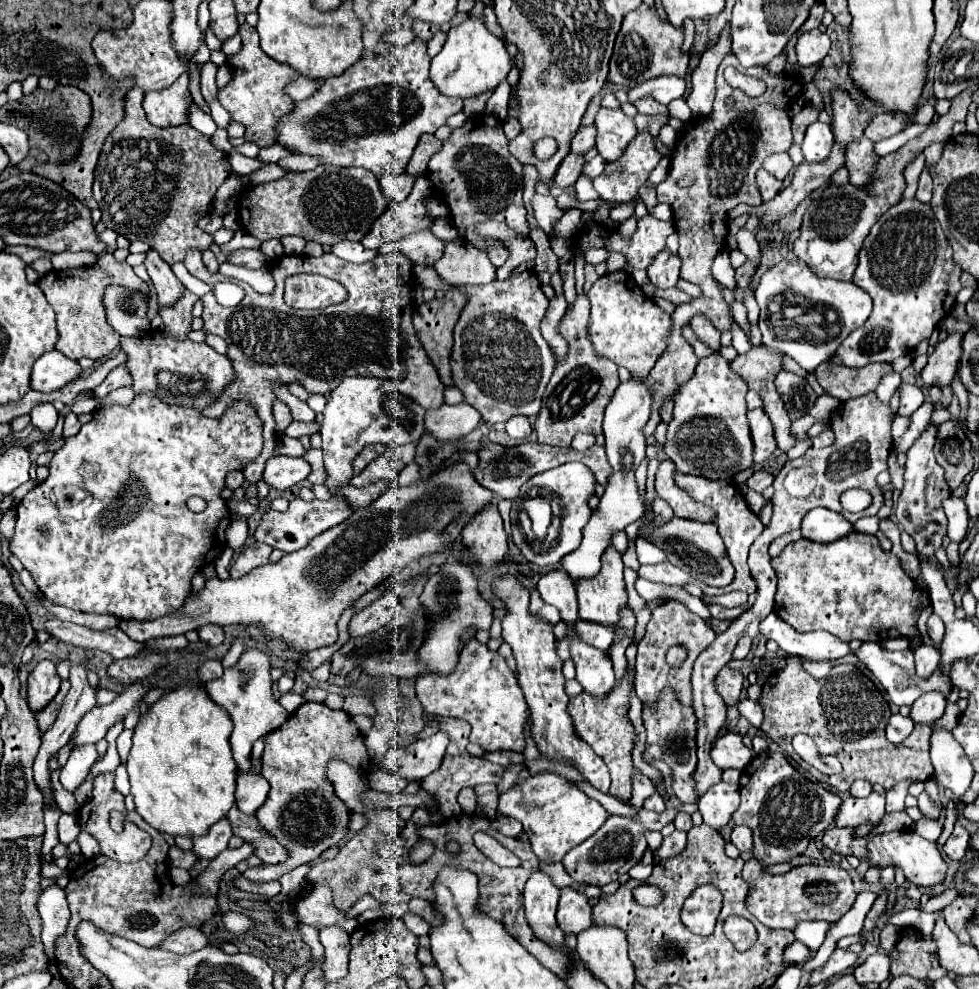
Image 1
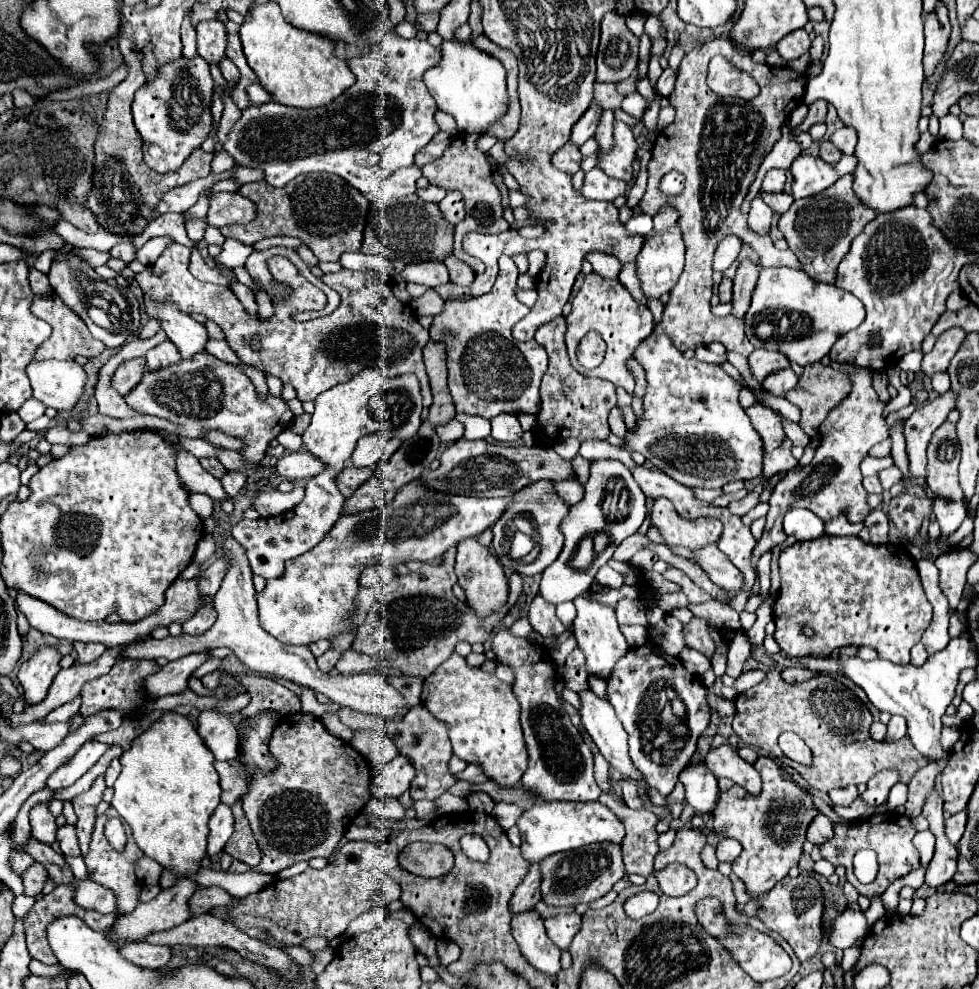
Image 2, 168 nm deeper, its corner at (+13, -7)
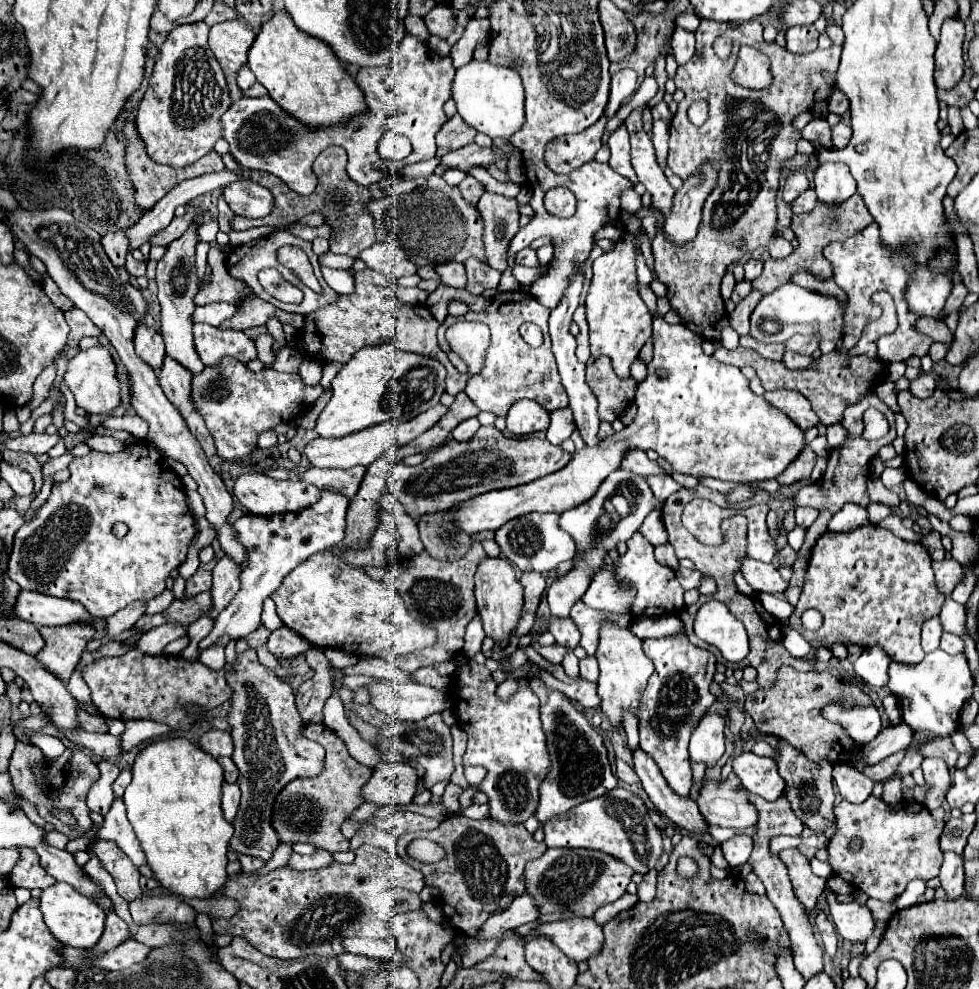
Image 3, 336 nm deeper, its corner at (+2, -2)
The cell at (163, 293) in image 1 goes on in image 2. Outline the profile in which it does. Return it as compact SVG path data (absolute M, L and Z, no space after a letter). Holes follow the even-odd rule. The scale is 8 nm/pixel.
M146 300L146 312L150 318L156 318L162 322L162 330L166 330L168 338L178 348L182 358L190 358L206 350L206 342L210 340L210 336L204 324L198 324L188 314L168 304L158 306Z

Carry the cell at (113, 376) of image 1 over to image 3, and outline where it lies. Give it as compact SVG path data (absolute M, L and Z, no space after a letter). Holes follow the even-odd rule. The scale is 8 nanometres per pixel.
M137 325L137 335L135 335L135 353L155 371L161 369L163 359L165 359L165 343L159 335L159 331L147 327L147 325Z

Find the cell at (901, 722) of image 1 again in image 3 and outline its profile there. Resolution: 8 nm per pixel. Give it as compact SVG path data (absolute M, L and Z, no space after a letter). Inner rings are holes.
M831 703L829 707L823 709L823 715L831 721L837 721L845 727L845 731L849 733L851 739L855 739L861 745L867 745L871 739L875 739L881 729L883 729L883 721L881 715L875 707L841 707L837 703Z

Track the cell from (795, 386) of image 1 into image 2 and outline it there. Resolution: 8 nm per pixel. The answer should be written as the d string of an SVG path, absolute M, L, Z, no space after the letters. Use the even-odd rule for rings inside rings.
M784 368L784 370L778 370L778 372L772 372L764 382L764 390L768 390L770 394L774 396L784 396L786 390L794 388L794 384L798 384L798 376L794 374L792 368Z

